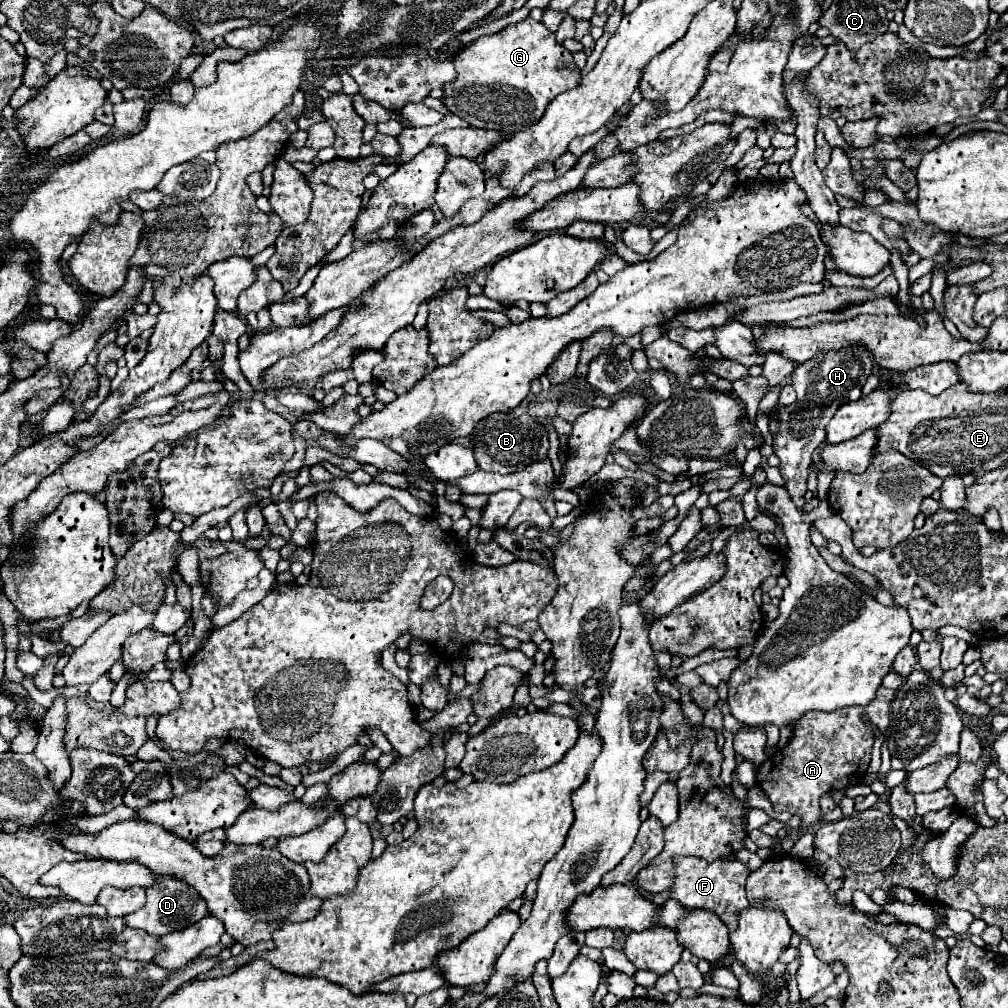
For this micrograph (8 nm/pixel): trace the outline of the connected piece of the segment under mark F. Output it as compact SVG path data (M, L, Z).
M675 857L675 869L677 877L673 885L673 897L685 907L711 909L731 931L735 931L739 925L739 913L749 907L745 897L745 879L749 875L747 867L737 859L715 859L709 863L699 857Z

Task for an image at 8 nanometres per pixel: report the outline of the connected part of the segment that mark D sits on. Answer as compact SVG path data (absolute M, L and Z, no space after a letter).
M159 877L157 883L147 887L145 907L141 907L139 911L127 915L125 923L133 929L143 929L151 935L161 937L161 935L167 935L171 931L185 929L185 927L197 923L207 913L209 911L207 911L205 901L201 901L201 897L197 897L197 893L193 893L193 889L189 889L189 885L181 885L179 881L171 881L171 877Z

